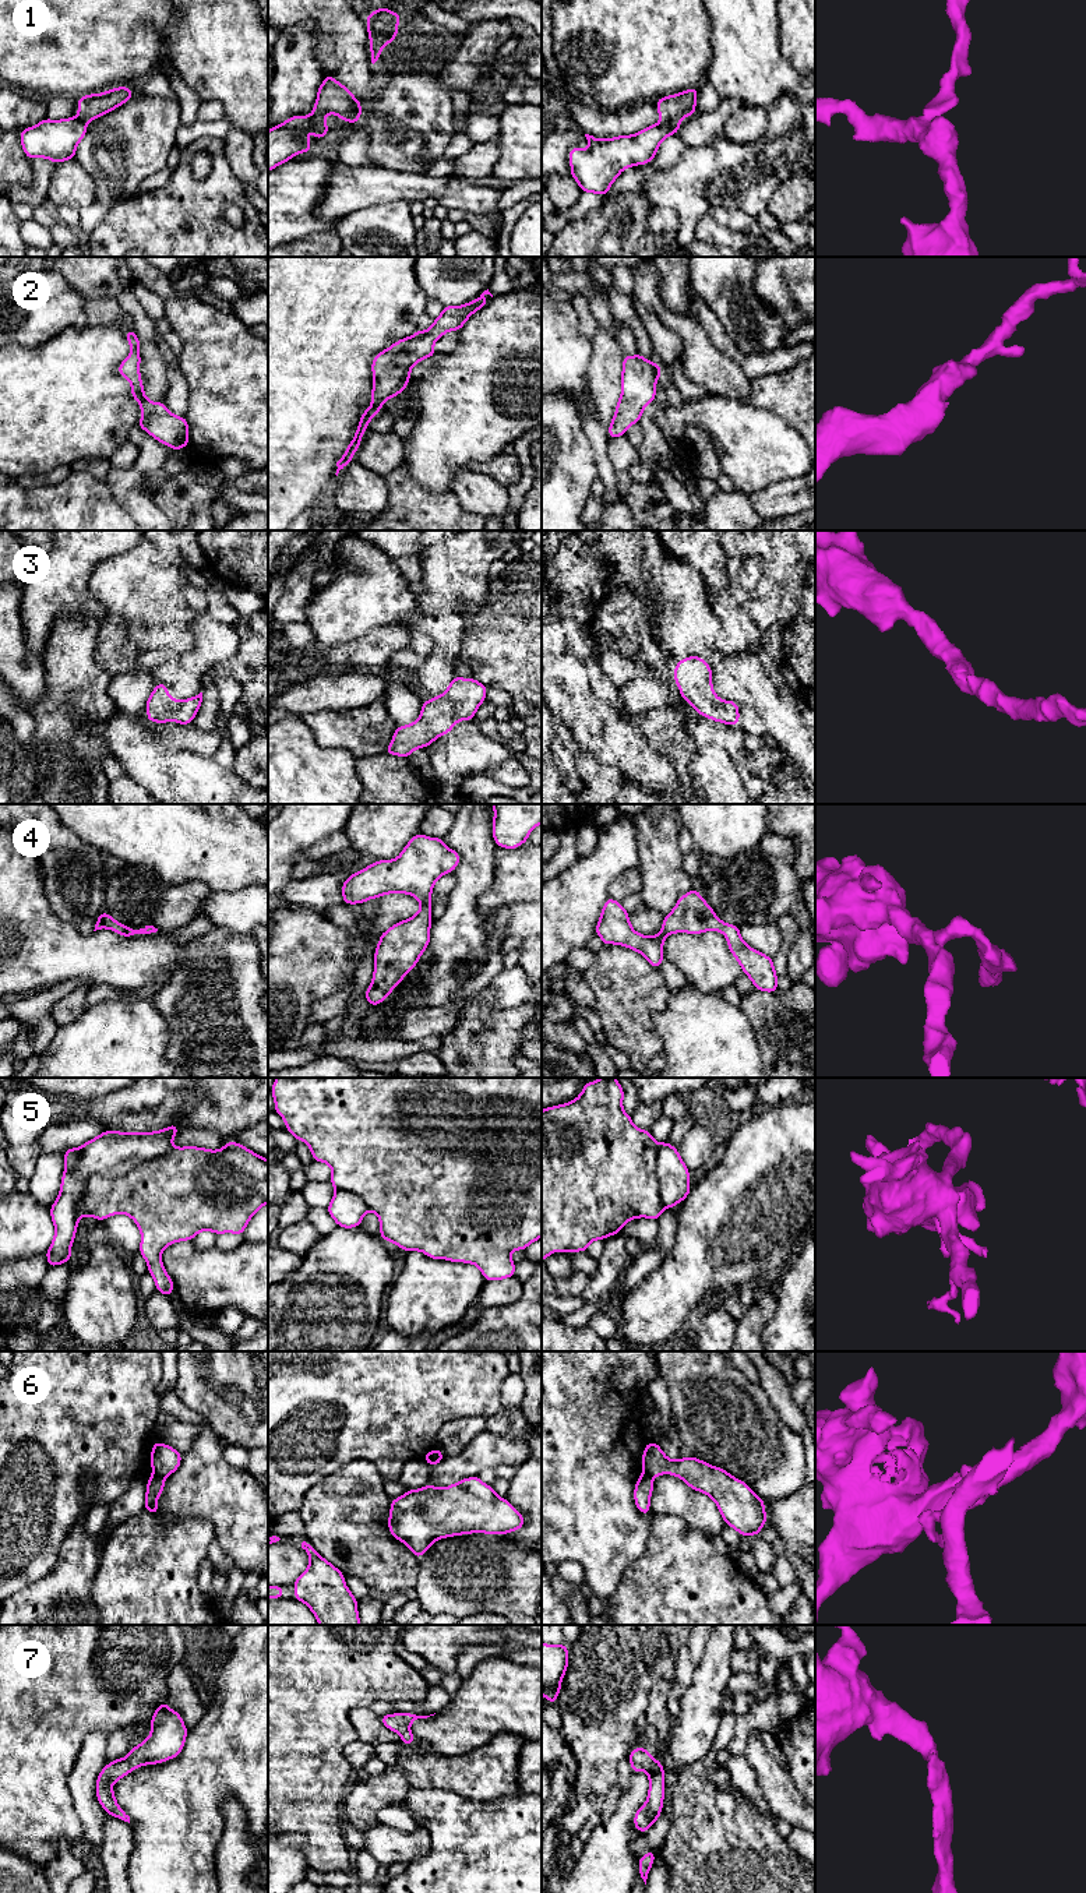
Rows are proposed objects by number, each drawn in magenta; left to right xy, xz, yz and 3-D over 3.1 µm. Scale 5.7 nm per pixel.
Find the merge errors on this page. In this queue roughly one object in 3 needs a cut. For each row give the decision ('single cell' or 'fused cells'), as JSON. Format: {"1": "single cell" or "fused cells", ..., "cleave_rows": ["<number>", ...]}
{"1": "fused cells", "2": "single cell", "3": "single cell", "4": "single cell", "5": "fused cells", "6": "fused cells", "7": "single cell", "cleave_rows": ["1", "5", "6"]}

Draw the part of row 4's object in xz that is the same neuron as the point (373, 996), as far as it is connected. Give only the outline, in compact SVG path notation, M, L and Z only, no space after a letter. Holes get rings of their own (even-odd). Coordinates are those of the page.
M419 832L396 859L377 860L342 884L345 905L362 905L387 893L408 893L422 905L415 916L380 934L373 981L364 993L371 1007L389 997L429 946L434 884L441 875L454 873L459 861L459 853L448 849L441 838L427 838Z

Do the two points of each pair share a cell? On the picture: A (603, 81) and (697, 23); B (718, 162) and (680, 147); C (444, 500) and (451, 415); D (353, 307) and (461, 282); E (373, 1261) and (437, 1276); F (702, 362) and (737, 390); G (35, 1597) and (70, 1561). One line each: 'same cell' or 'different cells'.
A: same cell
B: different cells
C: different cells
D: different cells
E: different cells
F: same cell
G: same cell

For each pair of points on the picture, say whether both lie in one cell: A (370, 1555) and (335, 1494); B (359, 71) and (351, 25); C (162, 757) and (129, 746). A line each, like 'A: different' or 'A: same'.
A: same
B: same
C: same

